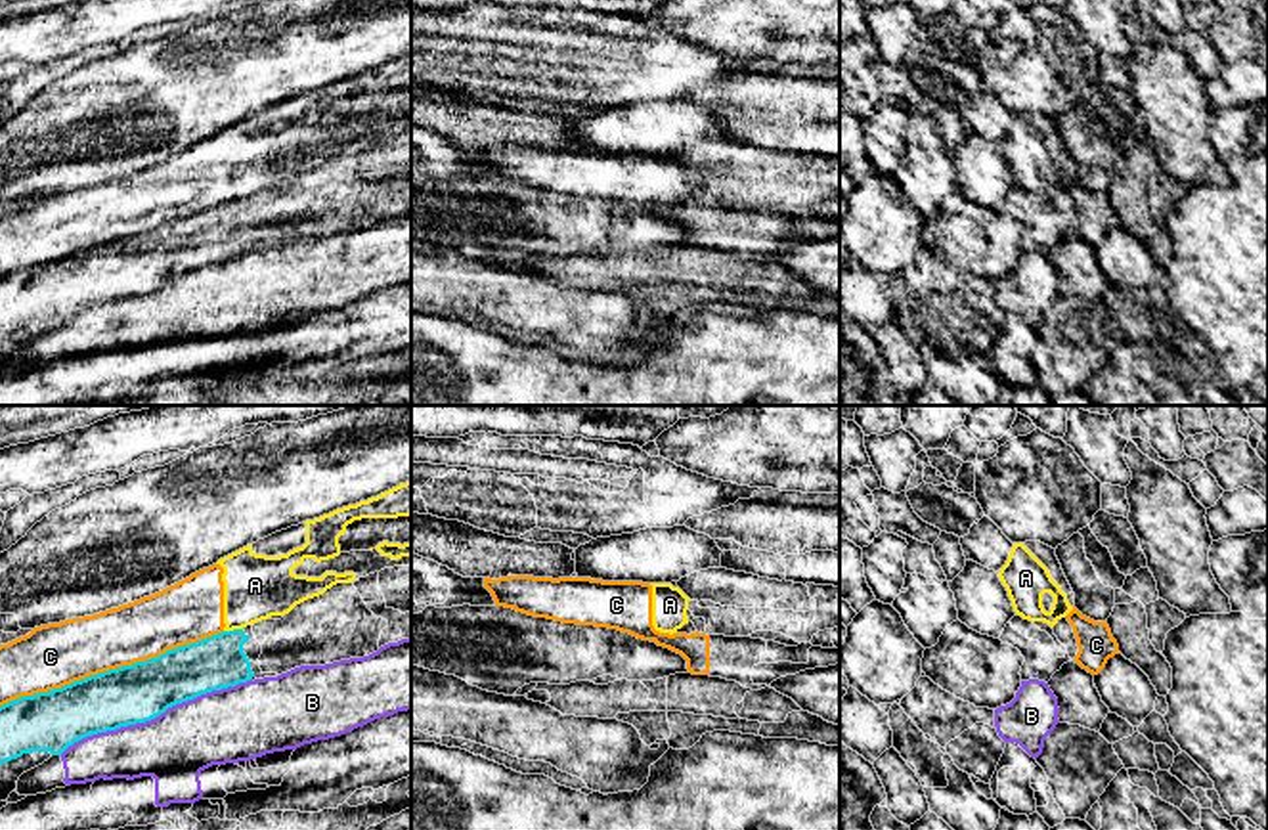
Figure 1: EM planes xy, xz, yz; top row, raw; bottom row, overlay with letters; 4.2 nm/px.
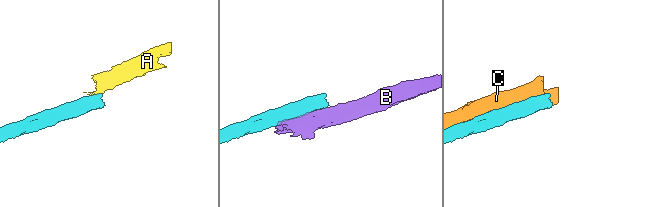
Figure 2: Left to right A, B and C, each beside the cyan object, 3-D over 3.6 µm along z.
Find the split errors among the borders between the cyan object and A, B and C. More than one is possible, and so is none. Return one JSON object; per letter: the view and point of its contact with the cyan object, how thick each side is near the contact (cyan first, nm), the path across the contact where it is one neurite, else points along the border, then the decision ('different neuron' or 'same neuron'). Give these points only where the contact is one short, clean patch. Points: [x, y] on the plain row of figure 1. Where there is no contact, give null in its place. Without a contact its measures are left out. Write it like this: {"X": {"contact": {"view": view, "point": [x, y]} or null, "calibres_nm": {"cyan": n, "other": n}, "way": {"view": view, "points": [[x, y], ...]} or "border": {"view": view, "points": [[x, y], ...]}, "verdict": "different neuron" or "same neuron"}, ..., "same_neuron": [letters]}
{"A": {"contact": {"view": "xy", "point": [234, 201]}, "calibres_nm": {"cyan": 220, "other": 280}, "border": {"view": "xy", "points": [[241, 199], [224, 203]]}, "verdict": "different neuron"}, "B": {"contact": {"view": "xy", "point": [155, 287]}, "calibres_nm": {"cyan": 240, "other": 300}, "verdict": "different neuron"}, "C": {"contact": {"view": "xy", "point": [111, 241]}, "calibres_nm": {"cyan": 240, "other": 260}, "verdict": "different neuron"}, "same_neuron": []}

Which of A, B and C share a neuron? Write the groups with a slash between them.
A C / B

